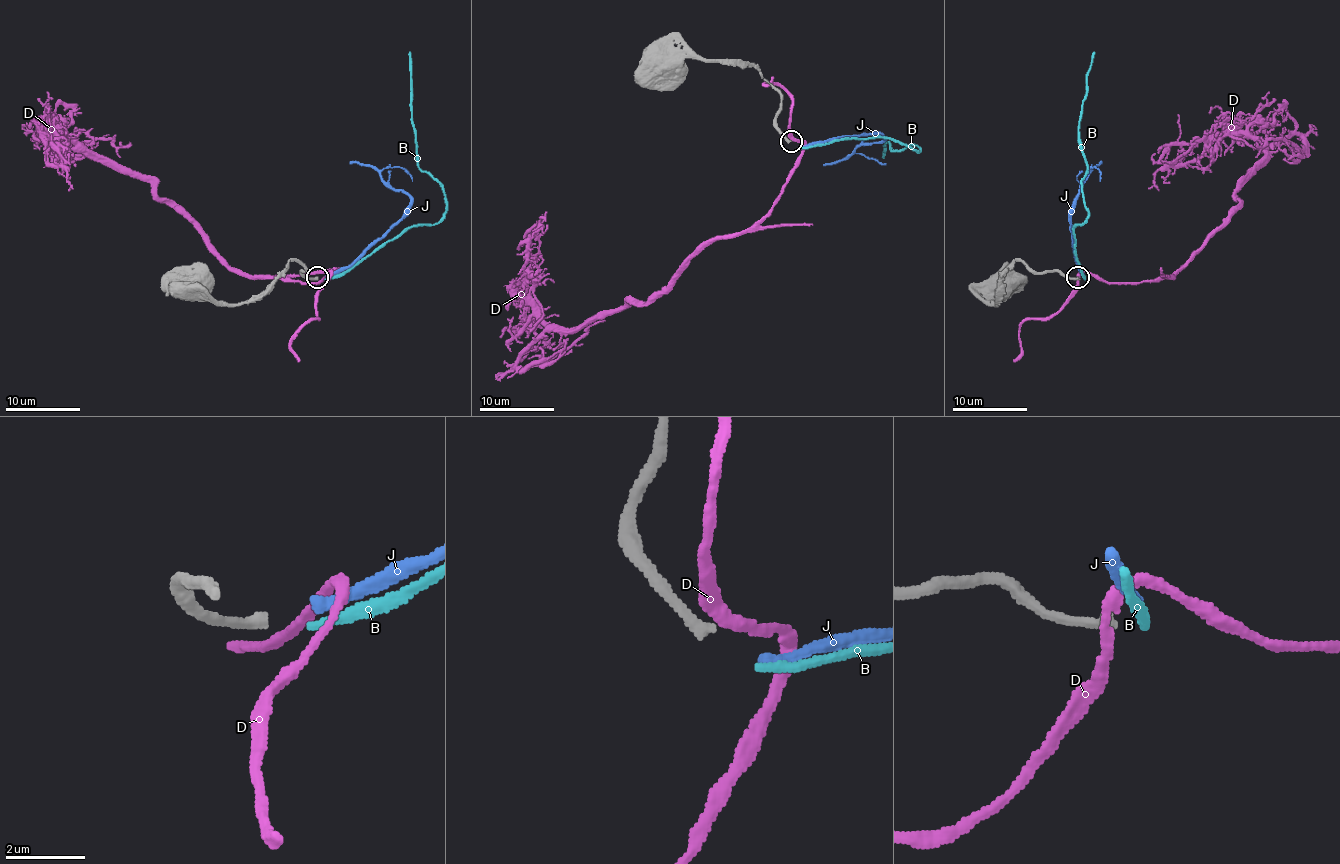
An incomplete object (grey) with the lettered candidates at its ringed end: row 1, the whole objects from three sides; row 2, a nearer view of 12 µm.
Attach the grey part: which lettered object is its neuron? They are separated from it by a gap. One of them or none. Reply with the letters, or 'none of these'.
J

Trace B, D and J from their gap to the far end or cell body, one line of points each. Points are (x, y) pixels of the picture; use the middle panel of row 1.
B: (799, 147), (853, 138), (886, 138), (916, 151), (919, 149), (916, 145), (892, 151), (888, 141), (882, 158)
D: (799, 141), (760, 220), (708, 240), (646, 303), (576, 327), (535, 305), (542, 221)
J: (799, 145), (877, 134), (884, 138), (880, 141), (862, 143), (854, 151), (886, 164)

